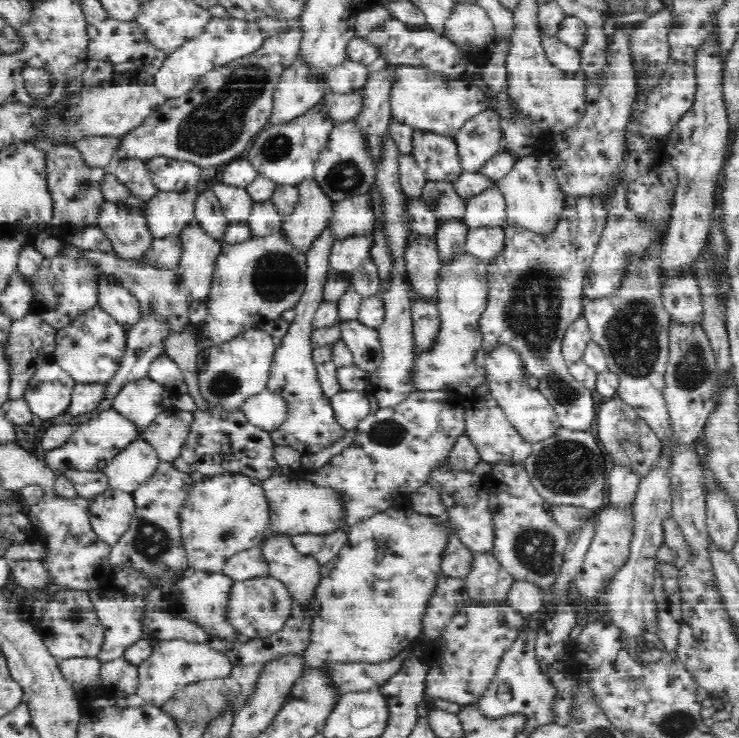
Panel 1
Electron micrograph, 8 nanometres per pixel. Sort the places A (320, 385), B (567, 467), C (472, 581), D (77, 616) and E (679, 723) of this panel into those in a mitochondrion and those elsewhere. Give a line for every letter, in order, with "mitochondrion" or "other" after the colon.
A: other
B: mitochondrion
C: other
D: mitochondrion
E: mitochondrion

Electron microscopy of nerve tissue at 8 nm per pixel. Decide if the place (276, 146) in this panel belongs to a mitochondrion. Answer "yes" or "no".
yes

